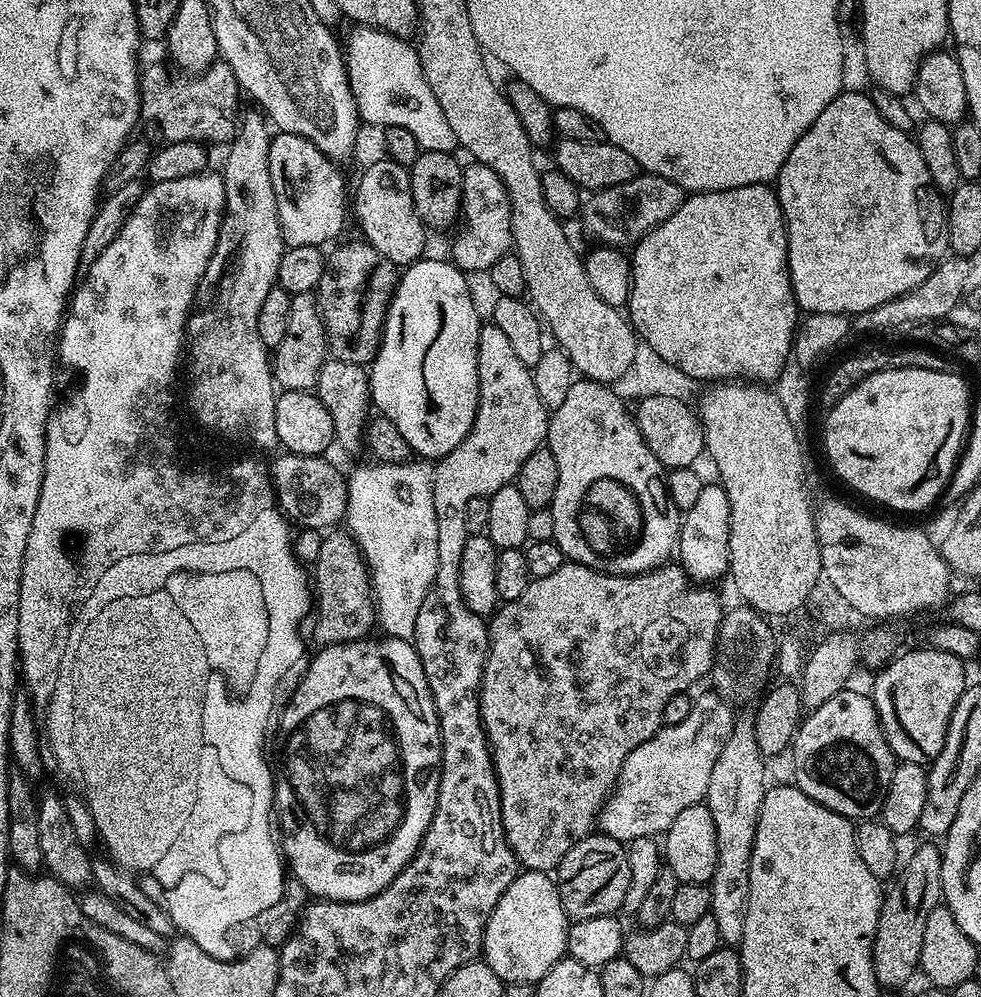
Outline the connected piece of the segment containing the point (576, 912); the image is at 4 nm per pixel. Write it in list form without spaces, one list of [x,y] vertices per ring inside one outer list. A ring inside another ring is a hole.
[[[590,834],[562,858],[554,879],[569,921],[616,916],[623,909],[626,890],[630,887],[630,862],[625,845],[603,834]]]

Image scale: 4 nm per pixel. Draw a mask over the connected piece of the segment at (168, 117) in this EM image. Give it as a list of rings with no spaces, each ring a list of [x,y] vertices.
[[[148,46],[139,53],[138,60],[142,65],[140,68],[140,120],[156,124],[156,128],[165,137],[167,143],[174,144],[176,142],[186,142],[187,140],[199,140],[205,146],[211,144],[227,145],[236,137],[236,129],[238,127],[238,117],[241,115],[240,99],[242,93],[240,84],[234,78],[234,70],[230,70],[230,66],[223,62],[217,62],[212,67],[193,75],[191,78],[184,78],[181,84],[175,84],[168,77],[168,72],[164,69],[166,65],[166,56],[163,51],[160,52],[156,46]]]

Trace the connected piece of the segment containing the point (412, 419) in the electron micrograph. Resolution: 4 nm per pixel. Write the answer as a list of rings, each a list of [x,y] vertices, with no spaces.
[[[428,259],[415,260],[399,273],[392,300],[388,303],[380,349],[372,359],[368,378],[375,411],[398,426],[402,438],[406,438],[417,457],[435,462],[461,444],[466,434],[470,434],[470,426],[474,426],[480,397],[478,334],[482,321],[470,300],[465,273],[447,259]]]

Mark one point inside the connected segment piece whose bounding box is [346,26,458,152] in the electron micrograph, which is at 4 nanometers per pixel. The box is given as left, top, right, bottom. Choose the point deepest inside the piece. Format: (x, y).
(384, 73)

